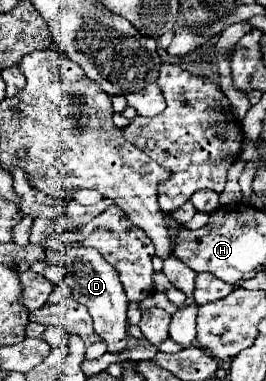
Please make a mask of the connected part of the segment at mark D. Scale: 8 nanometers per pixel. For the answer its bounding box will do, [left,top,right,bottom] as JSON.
[59,247,127,353]

